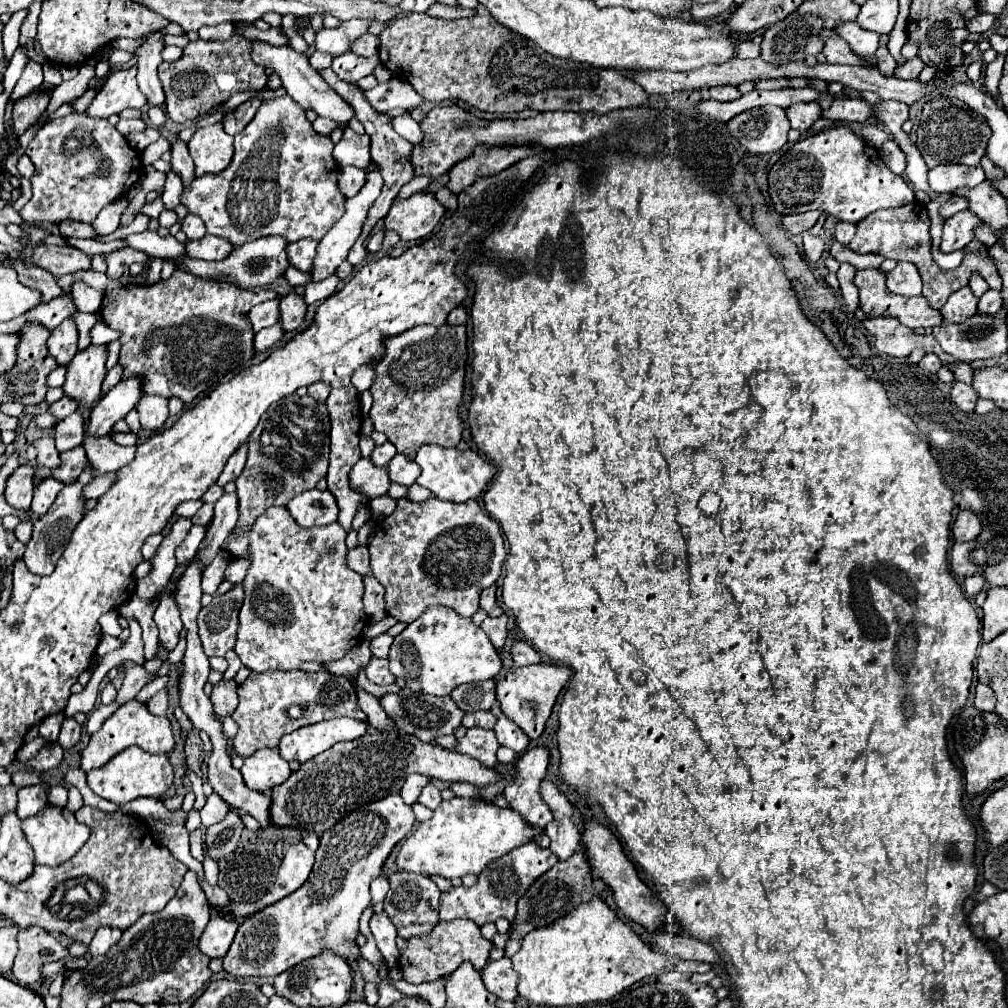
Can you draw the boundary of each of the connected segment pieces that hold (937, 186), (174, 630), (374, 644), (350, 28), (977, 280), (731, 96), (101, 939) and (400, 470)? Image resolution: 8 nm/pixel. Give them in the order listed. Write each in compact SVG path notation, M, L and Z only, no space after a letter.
M947 164L929 170L929 186L933 192L953 192L963 186L977 186L985 180L981 166L965 164Z
M173 586L163 594L161 604L157 606L155 616L153 616L153 620L159 628L159 640L167 650L173 650L177 646L179 632L183 628L181 618L179 618L179 610L173 604L173 592L171 590L173 590Z
M385 632L385 634L381 634L381 636L375 636L375 638L371 640L371 652L373 652L373 656L377 656L377 658L387 658L391 642L393 642L393 636L391 636L389 632Z
M349 20L349 22L341 22L337 28L323 28L315 36L315 46L321 52L329 52L331 56L345 54L349 44L357 36L367 32L369 24L371 20Z
M971 274L971 278L969 278L969 288L971 288L971 292L973 292L977 298L989 290L987 282L985 282L979 274Z
M715 86L711 88L711 98L717 100L717 102L731 102L731 100L737 100L741 96L741 92L735 88L735 86Z
M101 926L101 928L95 932L95 936L93 936L91 944L89 944L91 956L101 956L101 954L105 954L113 944L117 944L119 938L121 938L121 930L119 930L119 928Z
M395 454L393 460L389 460L387 472L389 472L389 480L391 482L403 484L403 486L415 484L417 476L421 474L417 464L413 460L407 460L407 456L401 456L401 454Z

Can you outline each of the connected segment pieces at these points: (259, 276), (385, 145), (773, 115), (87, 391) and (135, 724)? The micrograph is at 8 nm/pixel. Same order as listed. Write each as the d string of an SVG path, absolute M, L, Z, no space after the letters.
M265 236L265 238L259 238L259 240L253 240L249 244L239 246L237 252L233 252L231 256L227 256L221 262L205 262L205 260L193 260L189 256L179 256L179 258L175 258L175 266L177 266L177 270L189 272L193 276L201 276L201 278L223 276L223 278L239 282L243 288L257 290L257 288L263 288L263 286L267 286L273 280L283 276L285 268L289 266L285 246L287 246L287 240L283 236Z
M329 68L319 70L319 76L321 76L329 86L333 86L333 90L339 92L345 100L349 100L349 104L355 108L355 116L357 116L357 118L361 120L361 124L365 126L365 134L371 138L371 156L373 156L373 162L375 162L377 168L381 170L381 178L383 178L381 194L379 194L379 198L373 202L373 206L369 208L367 220L365 220L363 230L361 230L361 236L357 238L357 242L361 240L363 246L365 246L365 238L369 236L369 232L373 230L373 226L375 226L381 218L385 218L385 214L387 214L389 208L391 208L393 198L395 198L397 192L399 192L399 188L413 178L413 168L409 166L409 152L411 152L413 144L409 144L405 138L401 138L401 136L397 136L397 132L393 132L393 128L389 126L389 118L383 116L383 114L379 114L379 112L375 112L375 110L369 106L369 102L365 100L365 96L361 94L361 90L359 90L357 86L339 80L337 76L333 76L333 72L331 72Z
M779 106L751 108L727 122L729 132L751 154L773 154L787 144L789 120Z
M89 344L85 350L79 350L67 364L67 380L63 384L63 392L81 402L79 412L83 412L99 396L101 384L107 374L105 362L107 346Z
M131 700L131 702L125 702L115 714L111 714L97 732L91 734L87 748L81 752L81 770L89 772L95 768L101 768L111 760L111 756L115 756L117 752L133 744L141 746L151 754L169 754L173 750L173 742L175 742L175 736L169 720L149 714L143 704L139 704L137 700Z

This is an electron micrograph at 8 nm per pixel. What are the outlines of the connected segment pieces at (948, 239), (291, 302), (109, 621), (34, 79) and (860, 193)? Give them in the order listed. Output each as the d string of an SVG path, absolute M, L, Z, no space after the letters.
M961 210L945 220L943 238L939 244L941 252L953 252L965 248L971 240L975 240L975 228L981 224L979 216L973 210Z
M293 292L283 296L279 302L279 324L283 332L299 330L301 324L305 322L305 312L307 312L307 304L303 296L293 296Z
M111 610L107 612L105 616L101 616L99 624L103 628L103 634L109 634L109 636L119 636L121 634L121 626L119 626L119 620L117 620L117 610Z
M29 60L27 66L25 66L25 70L23 70L23 74L21 74L21 78L19 78L19 82L15 84L13 94L10 95L9 102L7 103L4 114L4 124L7 128L10 129L12 124L11 114L17 98L27 96L31 90L39 88L39 84L43 84L43 70L41 70L41 64Z
M837 126L807 136L793 144L769 172L769 196L777 214L801 214L821 210L845 222L857 224L881 208L897 208L915 200L905 180L893 174L873 148L859 140L851 128Z

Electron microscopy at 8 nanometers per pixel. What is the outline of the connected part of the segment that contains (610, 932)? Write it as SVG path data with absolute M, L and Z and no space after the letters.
M599 896L589 902L581 902L569 914L561 916L549 926L531 930L523 940L517 954L513 954L513 970L519 974L519 996L533 1004L547 1006L579 1006L591 1002L609 1002L615 994L623 992L627 986L655 974L657 970L669 964L669 958L661 952L655 952L649 944L641 940L625 922L617 918L611 906Z

